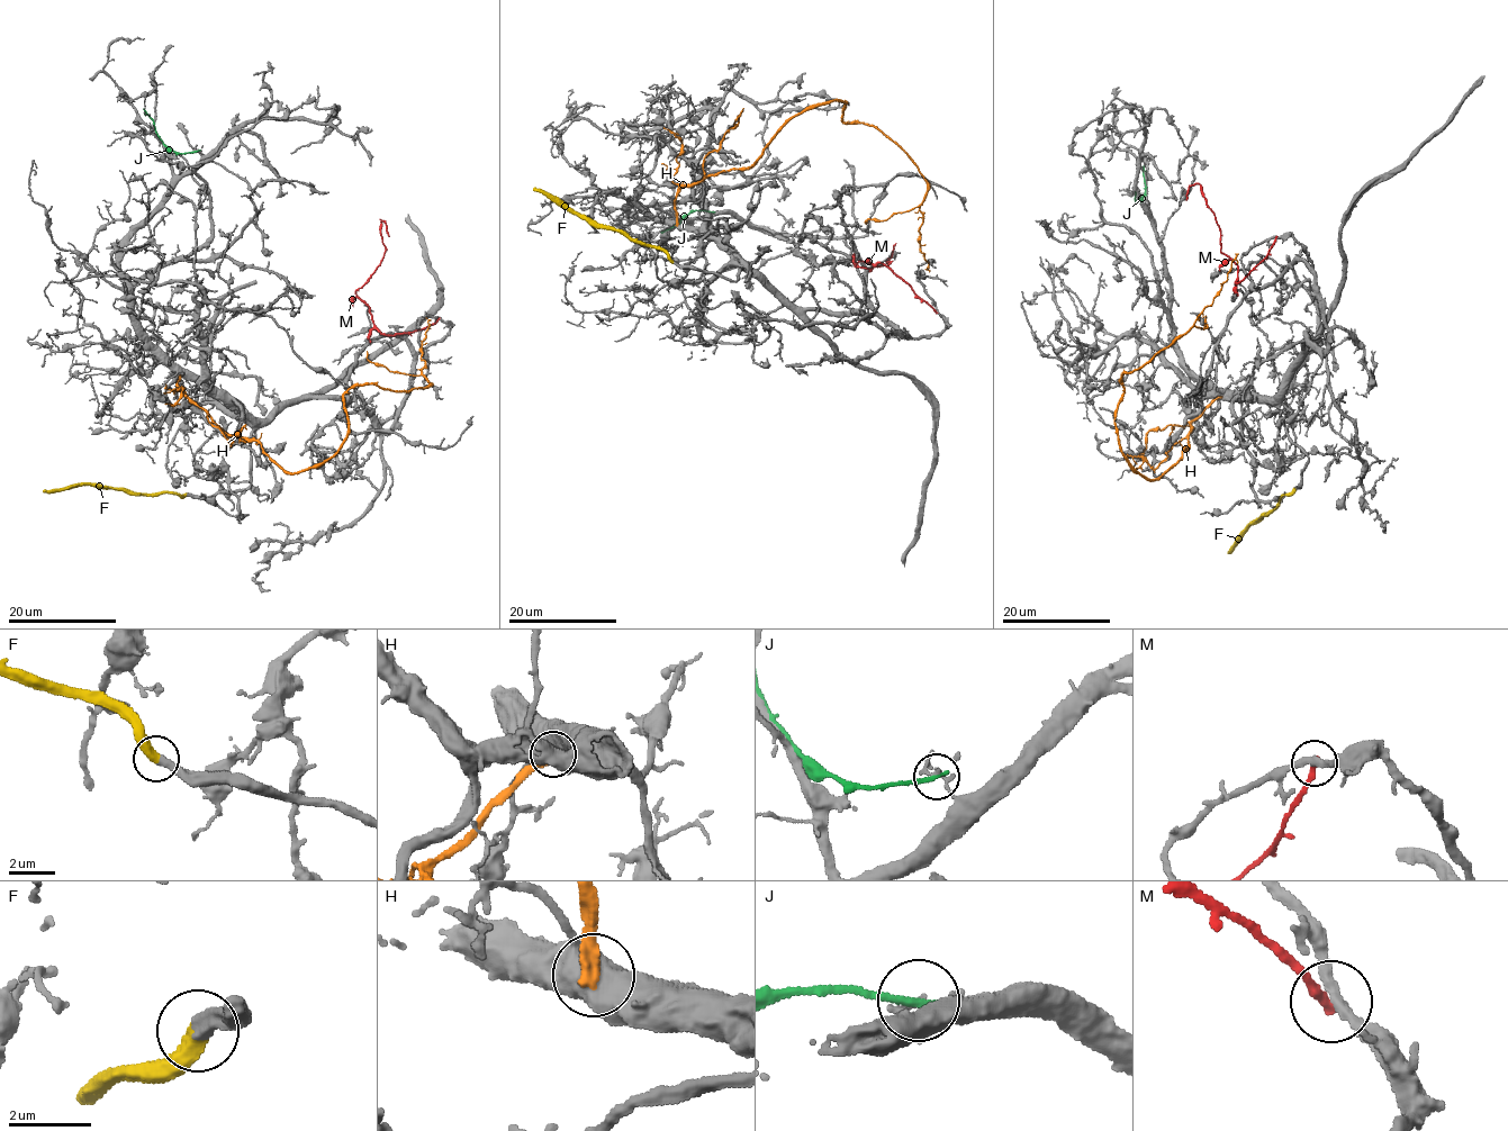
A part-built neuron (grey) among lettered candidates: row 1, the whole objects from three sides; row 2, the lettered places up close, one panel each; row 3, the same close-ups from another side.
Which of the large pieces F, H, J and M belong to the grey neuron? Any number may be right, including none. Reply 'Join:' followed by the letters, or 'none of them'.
Join: F

